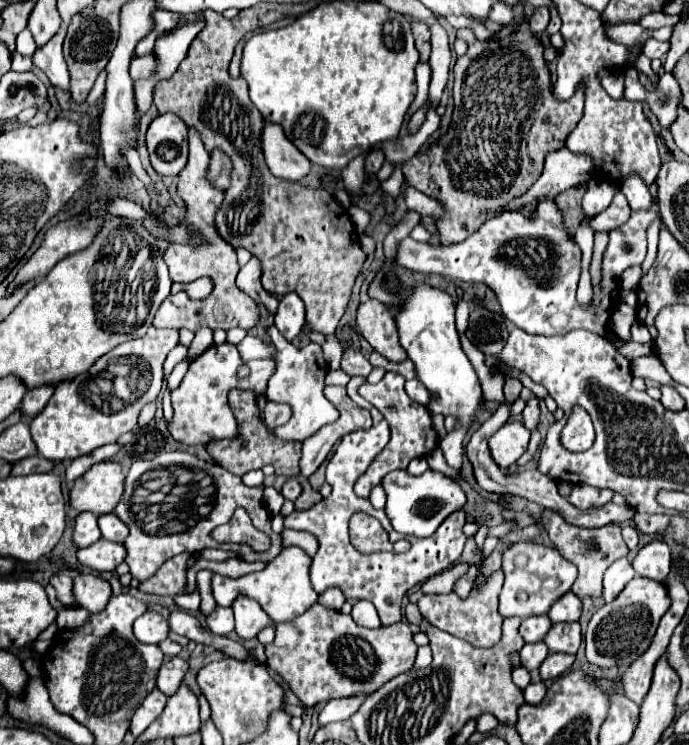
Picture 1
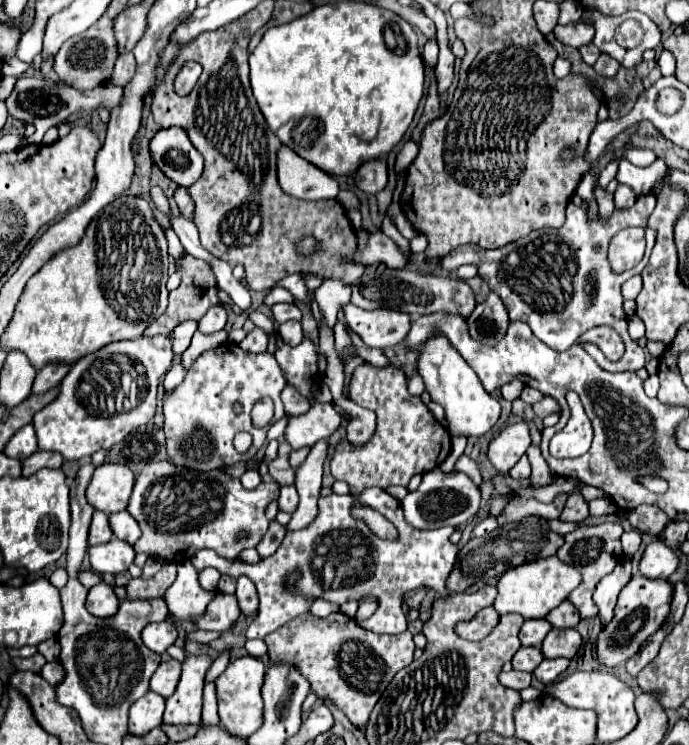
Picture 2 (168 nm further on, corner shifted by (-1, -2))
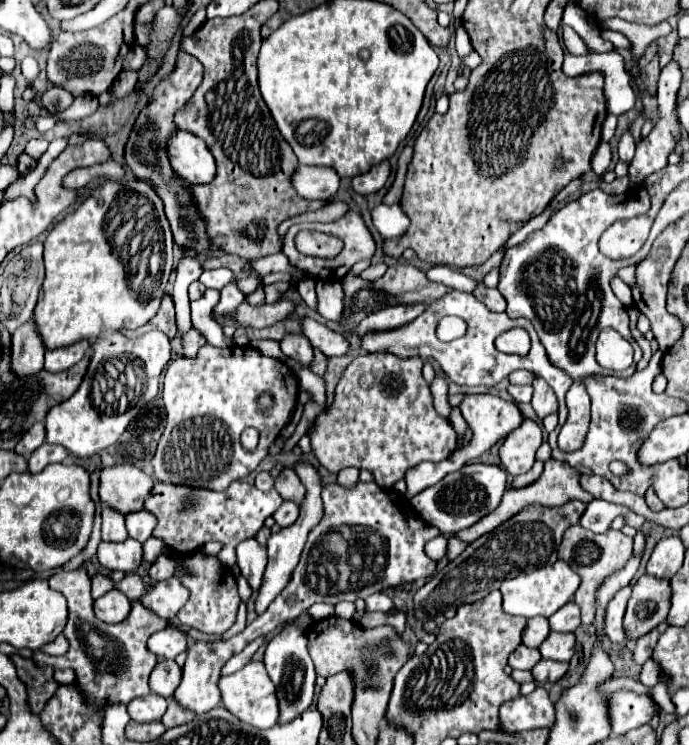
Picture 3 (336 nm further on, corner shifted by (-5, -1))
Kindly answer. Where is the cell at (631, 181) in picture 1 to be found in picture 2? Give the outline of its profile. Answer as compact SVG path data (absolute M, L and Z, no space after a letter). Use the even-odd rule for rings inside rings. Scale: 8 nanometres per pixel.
M660 158L650 168L638 168L638 166L630 164L628 160L620 160L616 180L620 184L630 186L636 196L644 196L652 190L652 184L664 176L664 172L666 172L666 164Z

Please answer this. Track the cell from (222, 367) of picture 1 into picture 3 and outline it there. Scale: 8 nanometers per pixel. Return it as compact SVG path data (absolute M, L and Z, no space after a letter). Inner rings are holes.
M206 343L200 347L196 357L176 357L168 363L162 395L166 405L166 429L158 441L158 449L152 459L156 481L224 491L232 481L248 477L266 457L266 447L280 435L282 427L288 423L298 403L298 377L286 363L264 357L252 347L218 349ZM264 393L270 393L274 403L270 409L260 411L258 397ZM246 427L254 427L260 433L260 443L254 451L246 451L240 443L240 433Z

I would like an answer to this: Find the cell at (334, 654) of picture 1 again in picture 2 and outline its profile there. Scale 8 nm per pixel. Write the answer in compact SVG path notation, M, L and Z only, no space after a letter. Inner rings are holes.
M304 612L286 622L280 630L268 634L264 640L272 662L288 662L288 666L296 666L300 674L308 678L310 692L320 700L336 702L336 708L340 708L358 728L366 726L374 704L396 672L412 662L416 648L408 630L394 636L374 634L342 612L326 618L316 618L310 612Z

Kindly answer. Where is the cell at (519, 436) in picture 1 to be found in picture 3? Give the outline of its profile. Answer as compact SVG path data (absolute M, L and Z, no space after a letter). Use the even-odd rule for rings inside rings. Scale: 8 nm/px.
M526 419L516 431L512 431L504 439L500 447L502 467L510 475L528 473L536 461L536 451L540 445L542 445L542 427L536 421Z

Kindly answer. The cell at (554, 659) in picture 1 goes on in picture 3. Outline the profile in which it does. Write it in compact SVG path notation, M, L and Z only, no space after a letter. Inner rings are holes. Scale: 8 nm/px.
M542 659L542 661L538 661L538 663L534 665L532 677L534 677L534 681L538 681L538 683L554 683L554 681L558 681L566 671L568 671L568 663Z

